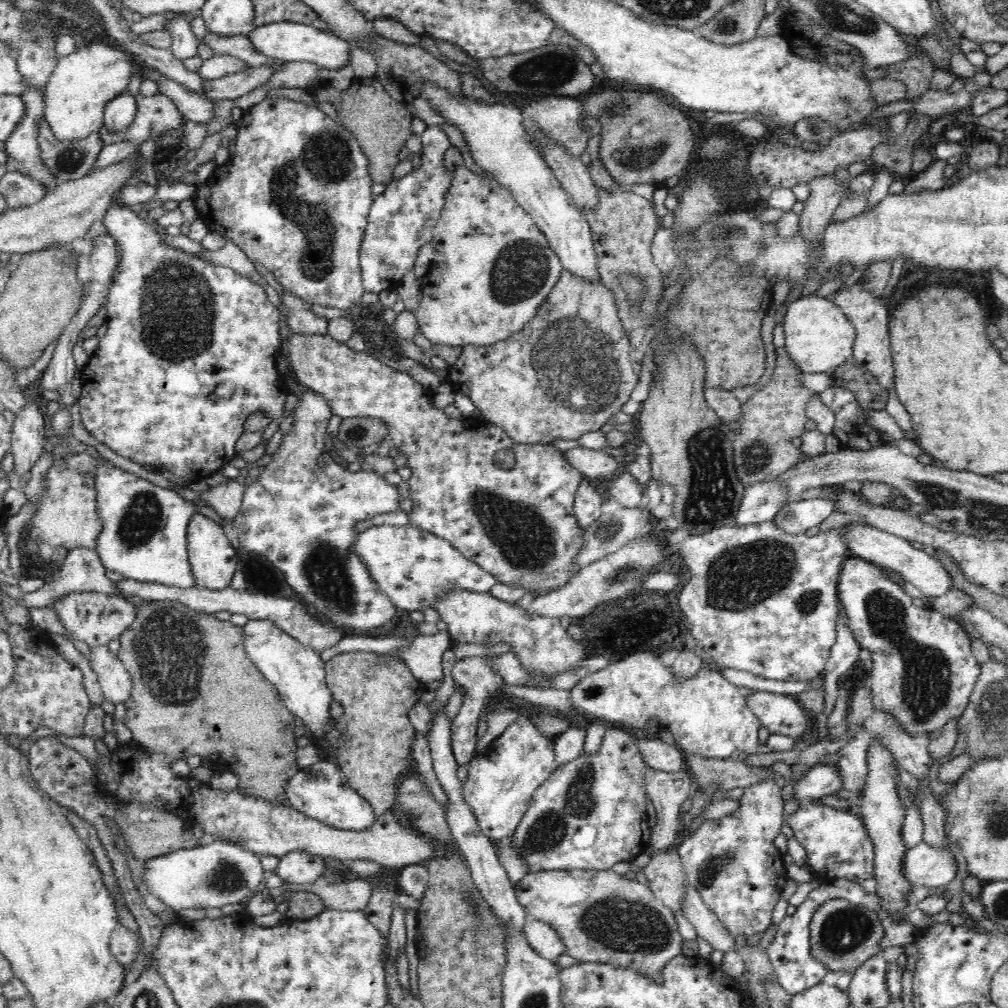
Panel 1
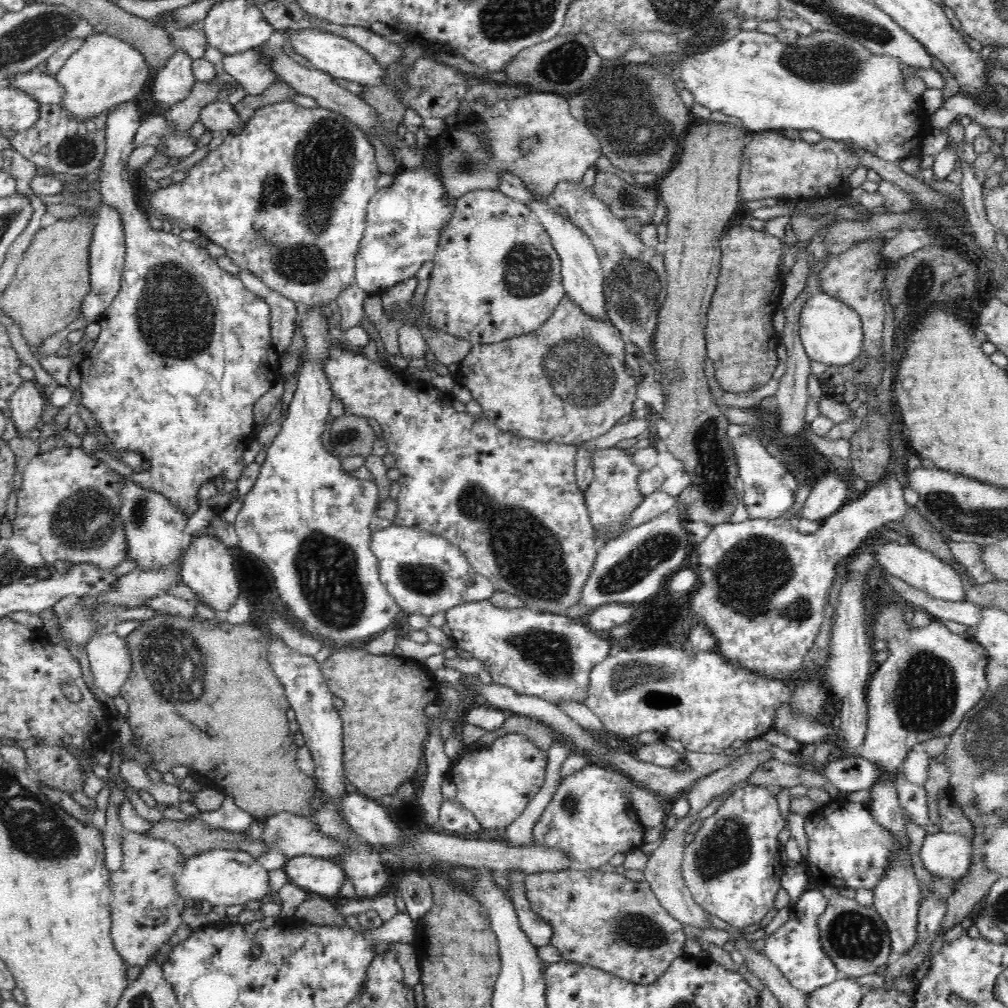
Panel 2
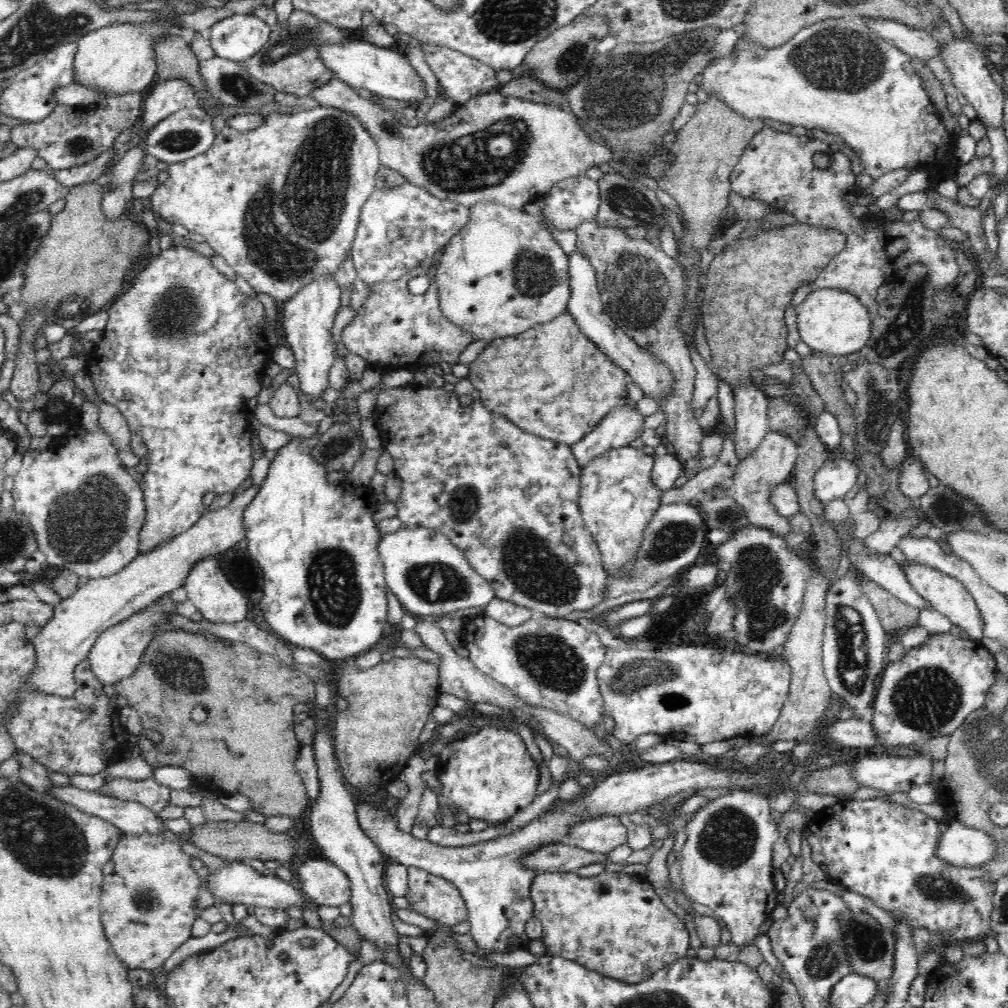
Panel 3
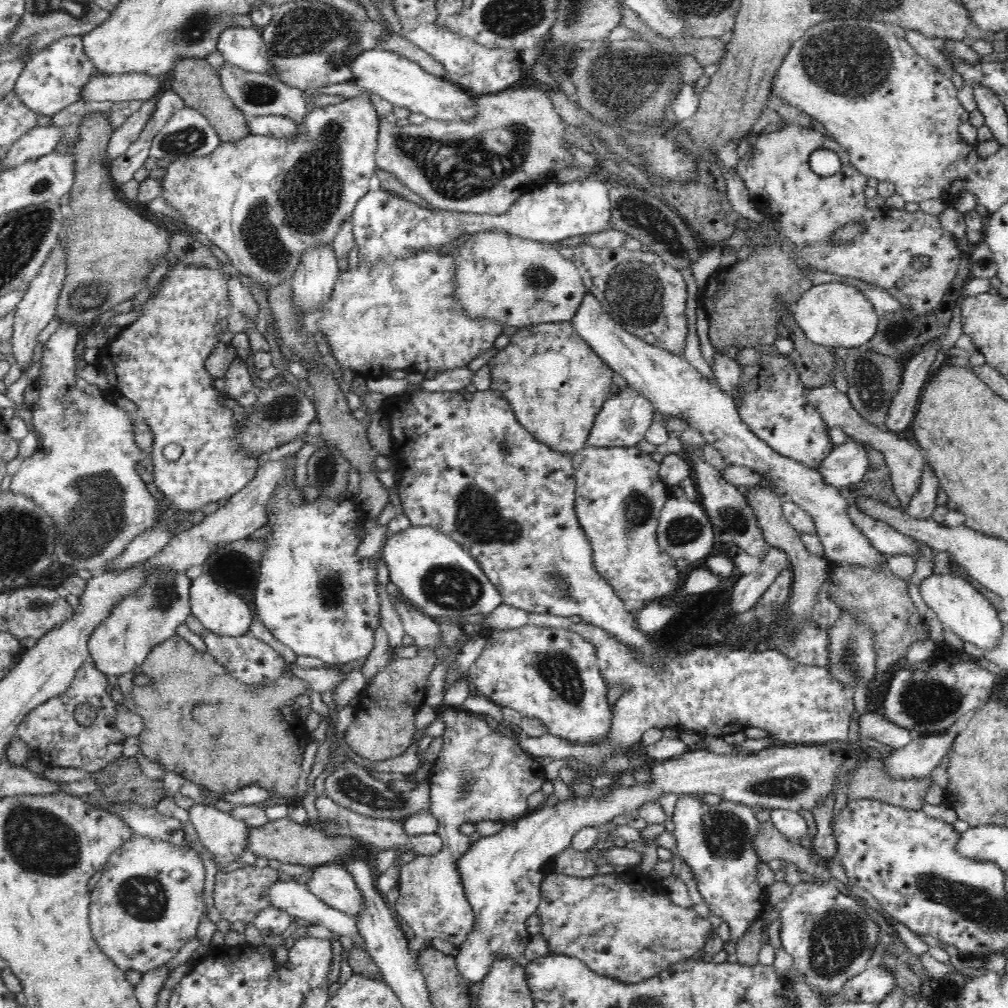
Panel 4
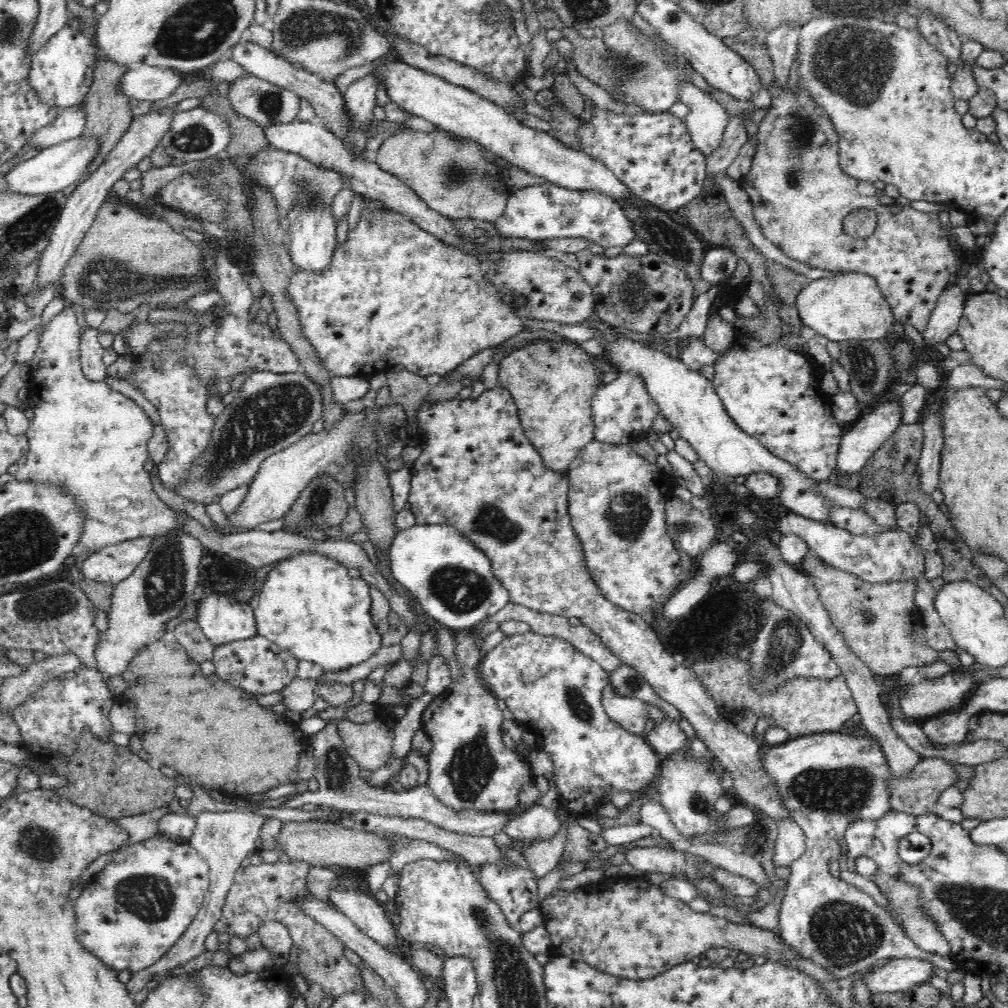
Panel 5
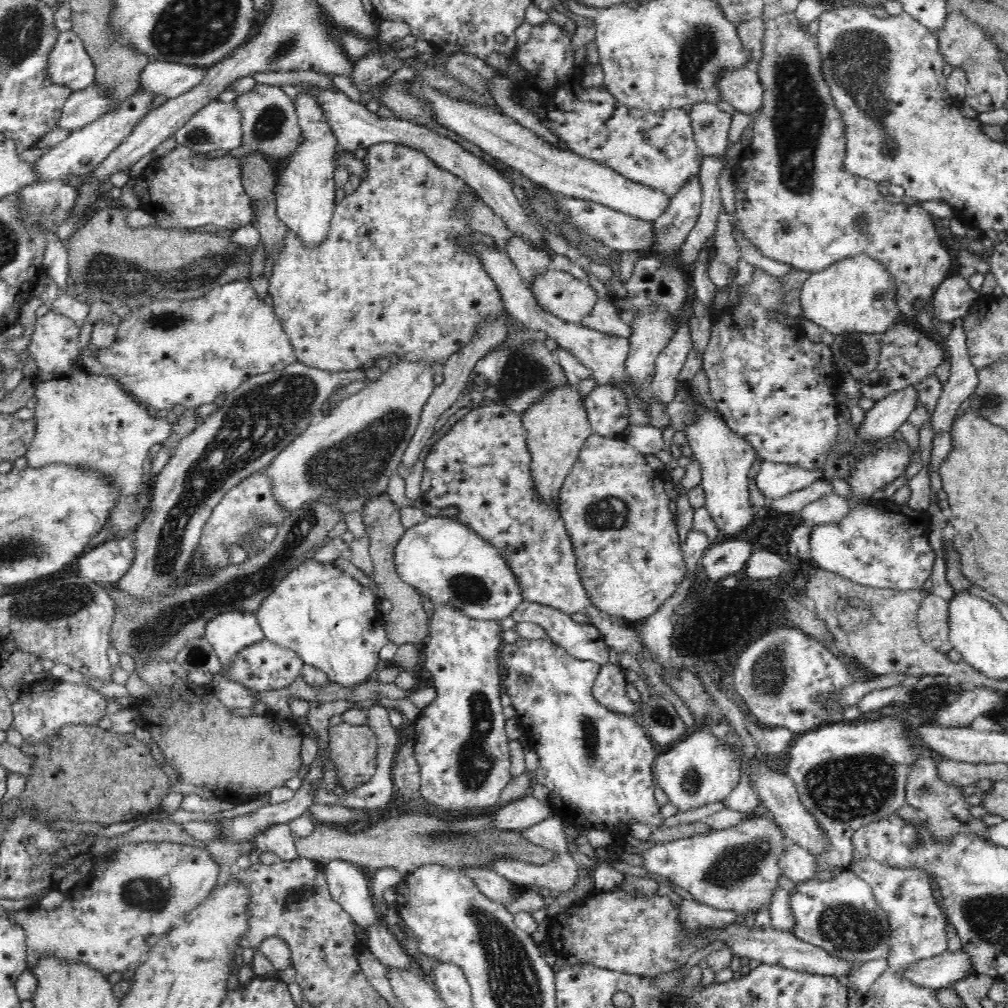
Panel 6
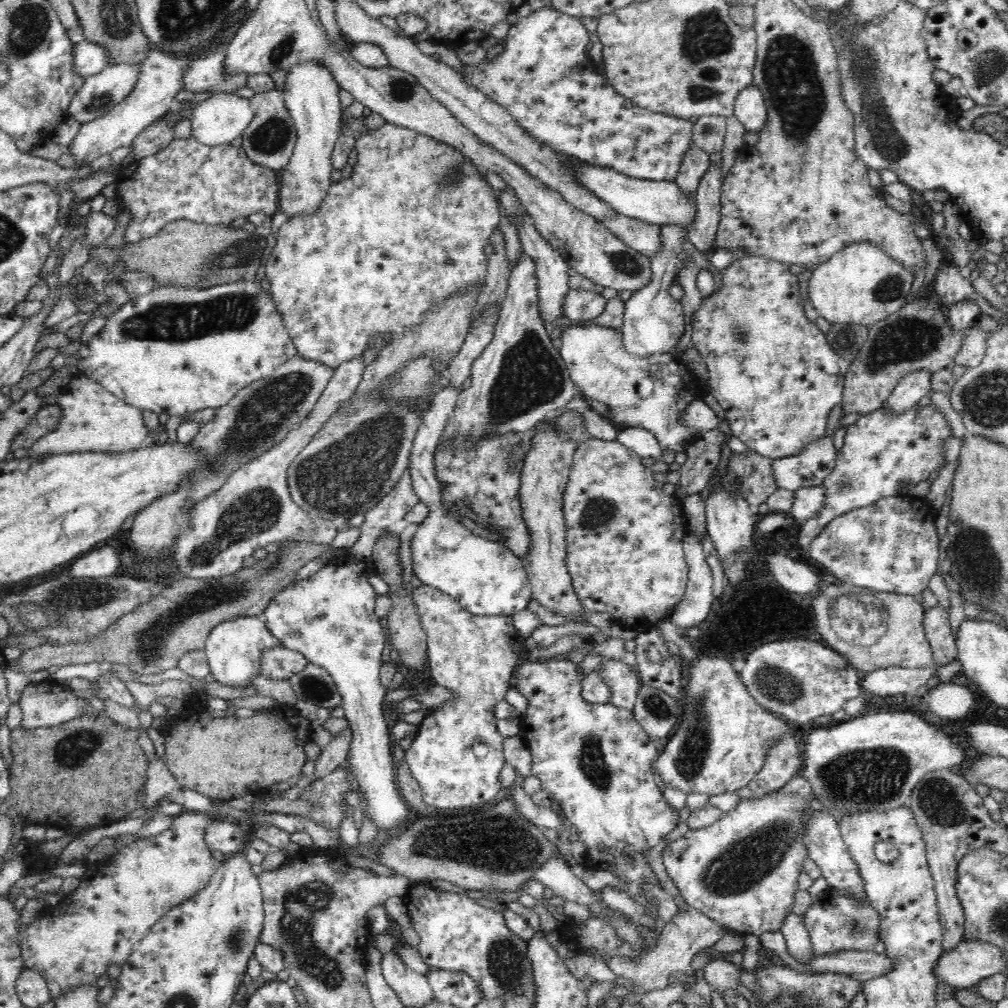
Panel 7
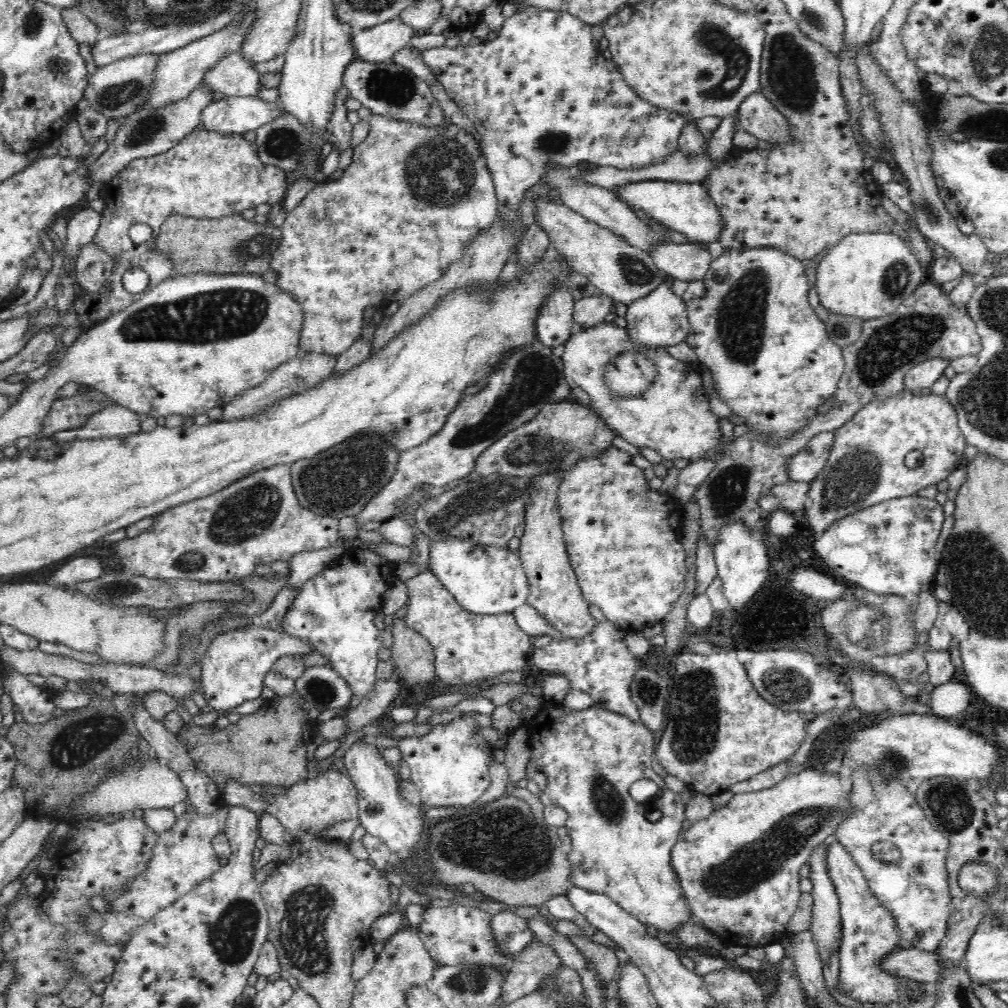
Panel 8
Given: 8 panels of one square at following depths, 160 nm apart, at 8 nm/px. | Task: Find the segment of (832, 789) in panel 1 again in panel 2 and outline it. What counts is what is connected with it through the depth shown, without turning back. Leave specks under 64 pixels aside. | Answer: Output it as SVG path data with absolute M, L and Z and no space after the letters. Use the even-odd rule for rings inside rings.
M862 755L828 762L822 770L824 775L838 787L838 790L847 793L871 790L884 778L882 767Z

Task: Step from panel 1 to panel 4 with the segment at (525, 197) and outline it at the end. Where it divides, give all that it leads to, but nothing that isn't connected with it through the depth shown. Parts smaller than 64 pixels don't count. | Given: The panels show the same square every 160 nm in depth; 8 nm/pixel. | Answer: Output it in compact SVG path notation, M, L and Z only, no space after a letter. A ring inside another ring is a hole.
M586 292L578 314L574 316L570 323L576 329L576 332L597 352L597 355L612 370L616 371L616 374L620 374L622 378L625 378L626 382L631 387L634 387L642 397L650 400L654 409L662 413L662 416L666 414L668 417L684 420L690 429L698 430L702 434L704 442L708 446L712 446L722 456L722 460L726 465L754 470L762 477L766 477L772 488L779 495L784 494L784 499L792 501L793 504L804 510L812 518L819 532L818 537L824 547L825 558L836 562L836 564L858 564L882 570L879 562L884 555L872 547L868 539L860 535L860 531L850 522L848 516L849 501L840 495L839 488L824 481L823 475L820 474L819 470L807 468L800 462L792 460L792 458L781 456L766 442L760 441L760 438L757 438L752 433L752 430L748 429L748 425L744 425L744 422L740 419L733 396L724 392L715 379L702 375L683 355L674 354L672 351L664 349L664 347L644 342L641 338L628 332L611 318L591 292Z

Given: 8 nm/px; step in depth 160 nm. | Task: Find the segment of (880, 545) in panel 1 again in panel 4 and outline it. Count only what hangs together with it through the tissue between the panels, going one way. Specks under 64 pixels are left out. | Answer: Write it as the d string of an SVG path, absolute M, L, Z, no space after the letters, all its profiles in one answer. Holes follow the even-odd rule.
M932 574L919 587L925 603L937 614L938 620L960 636L962 642L974 644L980 650L991 651L1002 641L1004 627L998 610L992 606L967 579L950 574Z

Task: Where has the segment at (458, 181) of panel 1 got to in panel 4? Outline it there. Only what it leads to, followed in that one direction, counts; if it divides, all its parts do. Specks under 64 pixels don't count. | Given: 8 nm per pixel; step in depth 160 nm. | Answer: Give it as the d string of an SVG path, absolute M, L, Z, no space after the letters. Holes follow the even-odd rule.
M478 232L458 241L456 296L470 317L500 319L504 326L521 329L528 325L571 322L589 292L576 265L564 258L554 243L522 240L507 232Z

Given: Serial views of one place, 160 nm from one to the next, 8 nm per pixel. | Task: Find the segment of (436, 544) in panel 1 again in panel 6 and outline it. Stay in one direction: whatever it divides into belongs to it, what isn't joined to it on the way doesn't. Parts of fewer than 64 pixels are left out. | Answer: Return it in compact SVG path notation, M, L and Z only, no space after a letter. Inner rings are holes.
M452 512L433 513L428 515L424 522L406 530L400 543L396 546L396 571L406 583L416 587L416 590L432 603L452 603L462 609L464 614L475 619L504 619L522 604L522 585L502 557L500 551L492 544L484 541L468 526L461 524L452 516Z

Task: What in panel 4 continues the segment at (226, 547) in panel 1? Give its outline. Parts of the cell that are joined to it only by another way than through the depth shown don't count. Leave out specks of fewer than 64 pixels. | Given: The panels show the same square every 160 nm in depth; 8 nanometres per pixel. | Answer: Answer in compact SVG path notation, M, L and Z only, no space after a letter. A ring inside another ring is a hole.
M204 570L196 577L189 590L191 613L204 625L204 628L218 636L244 636L250 630L255 609L241 596L226 590L213 581L210 573Z

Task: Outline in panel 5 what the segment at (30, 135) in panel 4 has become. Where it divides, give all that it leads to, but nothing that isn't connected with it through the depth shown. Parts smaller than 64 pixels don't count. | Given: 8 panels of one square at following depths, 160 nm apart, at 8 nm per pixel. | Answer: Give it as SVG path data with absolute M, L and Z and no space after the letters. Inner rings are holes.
M84 102L61 108L59 115L48 123L48 126L32 134L27 144L29 148L40 150L76 138L84 132L86 118L88 118L88 113L86 113Z

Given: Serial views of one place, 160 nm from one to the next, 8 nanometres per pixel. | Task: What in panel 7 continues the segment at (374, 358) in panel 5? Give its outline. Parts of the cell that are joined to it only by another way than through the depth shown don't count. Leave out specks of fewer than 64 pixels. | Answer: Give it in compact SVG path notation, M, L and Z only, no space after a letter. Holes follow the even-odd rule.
M385 122L376 130L357 138L355 144L358 159L348 178L332 182L328 194L320 202L313 213L293 214L277 232L277 241L266 260L266 278L271 284L270 294L284 317L284 325L297 348L297 355L316 359L335 367L345 360L362 356L368 344L372 344L378 336L400 335L421 321L427 308L440 299L464 289L473 289L473 284L484 281L488 260L483 248L489 243L494 230L499 228L499 194L486 181L486 173L472 159L464 155L464 151L456 149L444 141L417 133L415 130Z

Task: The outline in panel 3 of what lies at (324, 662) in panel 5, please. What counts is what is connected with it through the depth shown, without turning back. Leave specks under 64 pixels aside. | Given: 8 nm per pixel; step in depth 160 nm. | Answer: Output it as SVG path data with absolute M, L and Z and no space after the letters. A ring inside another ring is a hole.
M298 438L292 444L278 450L275 460L270 462L268 474L261 484L262 488L260 488L258 496L254 498L252 504L244 512L245 528L247 528L246 539L248 540L247 550L257 564L260 564L260 568L264 572L264 588L262 588L264 596L260 598L260 608L262 608L264 620L270 624L270 630L274 634L278 634L284 641L294 644L294 646L318 652L326 661L345 660L352 658L352 656L358 656L356 652L370 651L374 644L378 644L382 640L382 632L384 632L385 624L388 622L385 568L377 550L380 533L378 533L373 519L379 500L375 493L370 493L370 487L367 486L350 484L353 491L341 486L341 483L338 486L331 486L326 482L326 469L324 469L324 466L318 466L316 462L312 461L312 457L310 457L311 450L302 445L302 440L303 438Z

